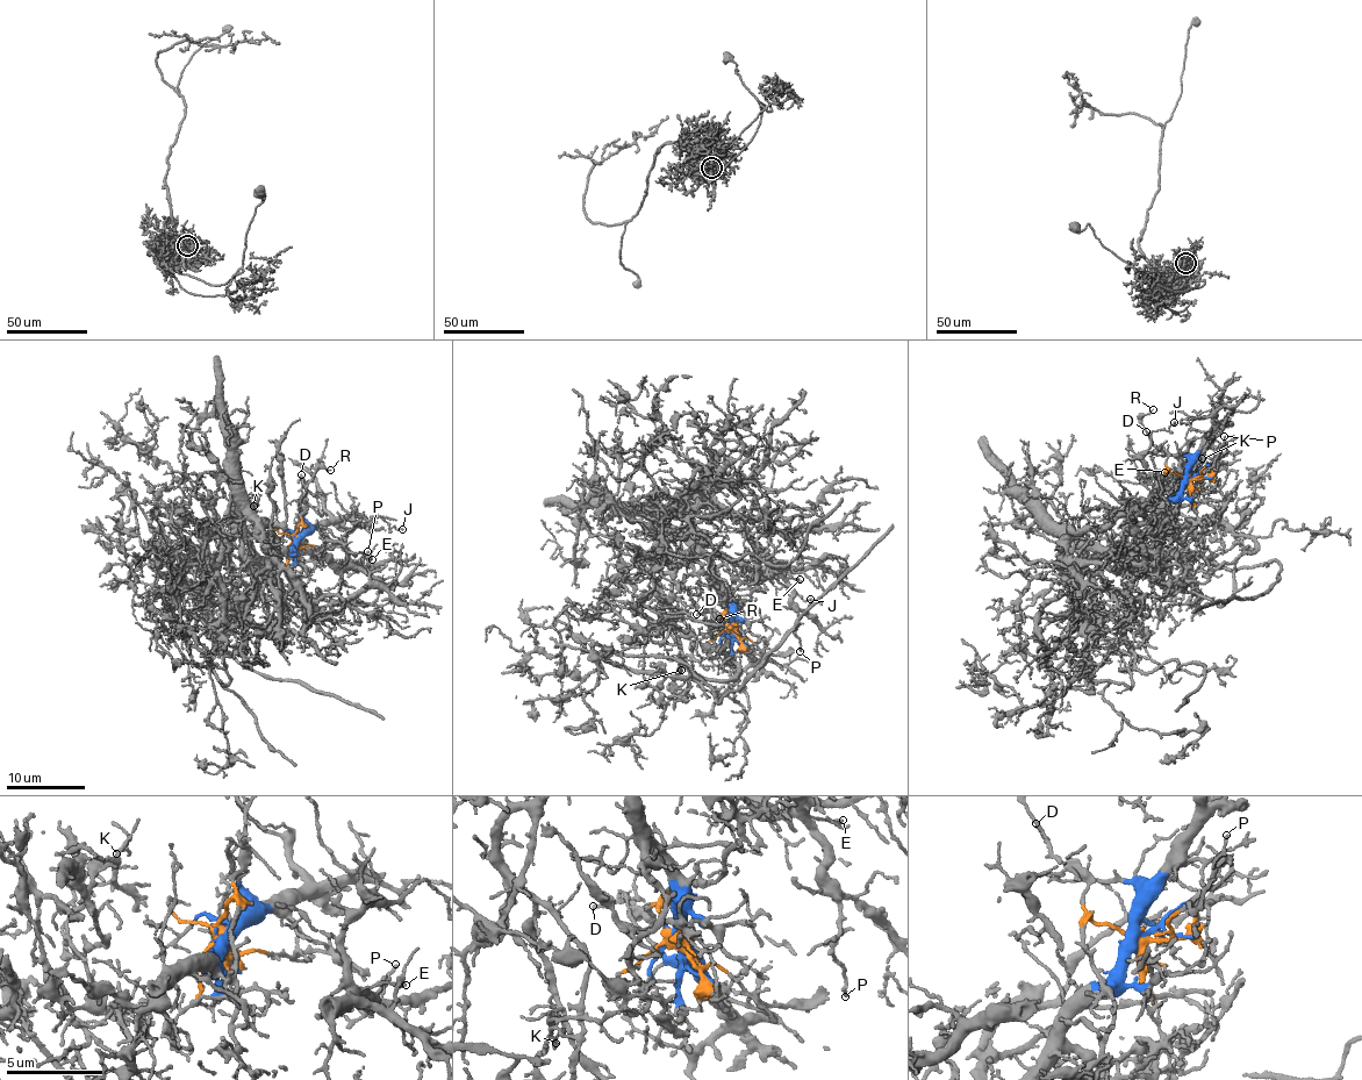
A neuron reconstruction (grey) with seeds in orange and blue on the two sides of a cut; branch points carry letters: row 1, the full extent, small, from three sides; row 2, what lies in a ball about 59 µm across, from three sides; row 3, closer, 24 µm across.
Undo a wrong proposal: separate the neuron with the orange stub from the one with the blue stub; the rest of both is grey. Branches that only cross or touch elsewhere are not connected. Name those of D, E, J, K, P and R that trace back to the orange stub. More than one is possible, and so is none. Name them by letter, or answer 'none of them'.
D, R

